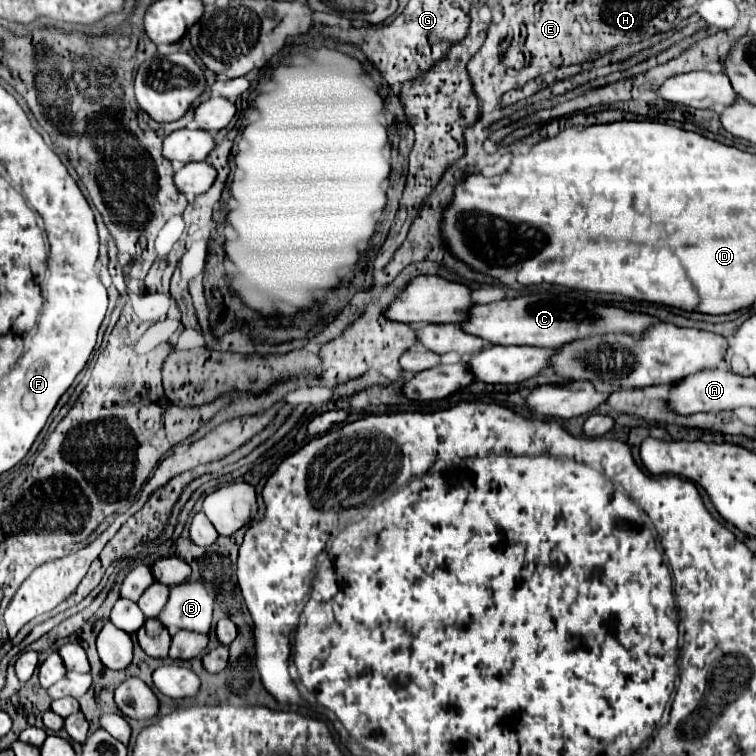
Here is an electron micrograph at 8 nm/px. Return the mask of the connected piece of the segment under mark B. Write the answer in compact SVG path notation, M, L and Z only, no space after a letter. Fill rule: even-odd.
M190 577L188 581L170 587L170 599L158 619L170 631L190 629L208 633L212 621L212 605L214 601L206 587Z

